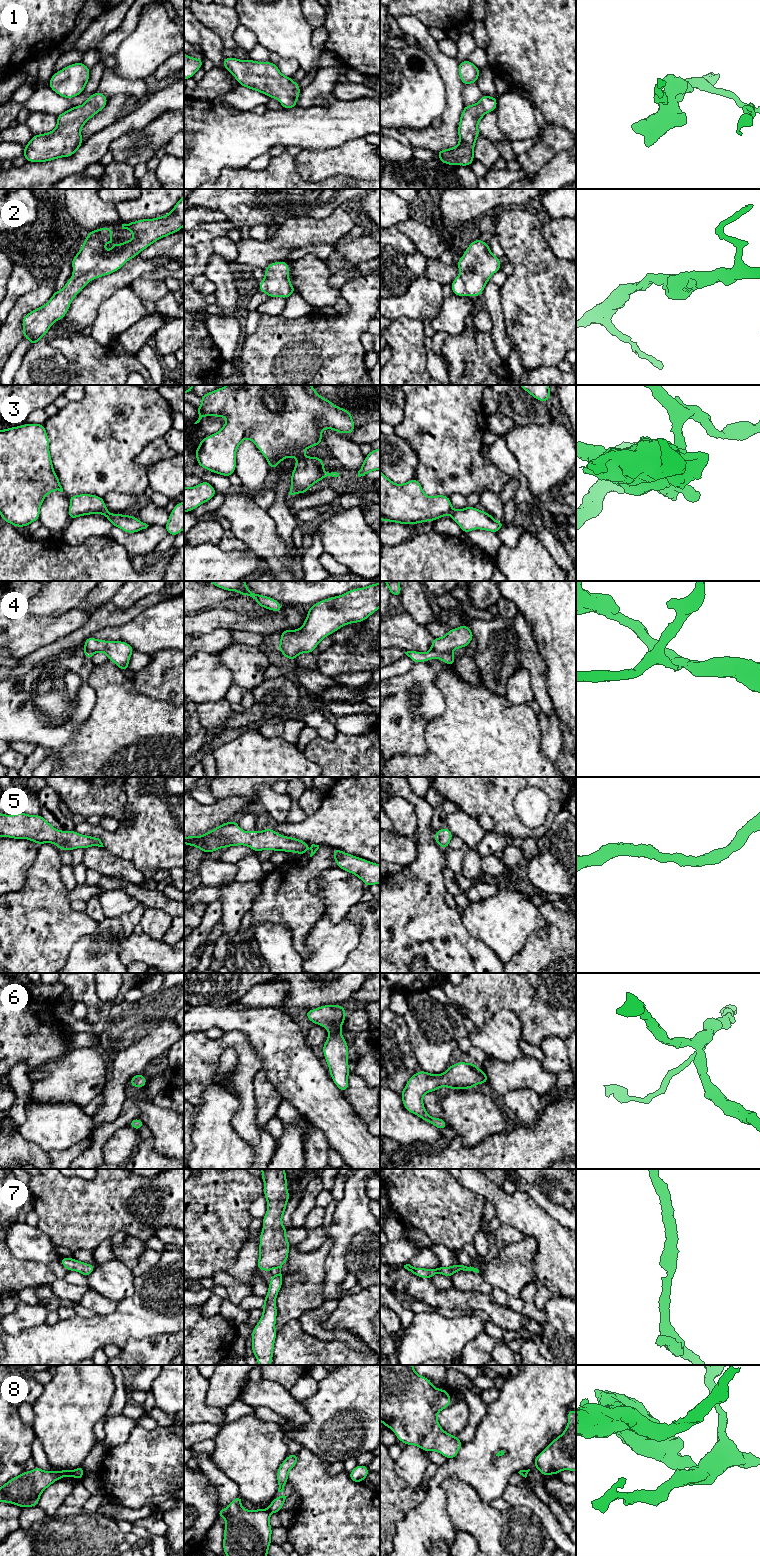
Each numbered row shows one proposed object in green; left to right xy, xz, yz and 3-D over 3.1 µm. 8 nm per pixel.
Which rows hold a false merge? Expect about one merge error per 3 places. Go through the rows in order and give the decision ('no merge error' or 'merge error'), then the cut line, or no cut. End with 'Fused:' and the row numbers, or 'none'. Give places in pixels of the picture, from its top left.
1: no merge error; cut none
2: no merge error; cut none
3: merge error; cut xz (302, 454), (298, 457)
4: merge error; cut yz (431, 649), (437, 652), (450, 653)
5: no merge error; cut none
6: no merge error; cut none
7: no merge error; cut none
8: merge error; cut xy (72, 1471), (73, 1475)
Fused: 3, 4, 8

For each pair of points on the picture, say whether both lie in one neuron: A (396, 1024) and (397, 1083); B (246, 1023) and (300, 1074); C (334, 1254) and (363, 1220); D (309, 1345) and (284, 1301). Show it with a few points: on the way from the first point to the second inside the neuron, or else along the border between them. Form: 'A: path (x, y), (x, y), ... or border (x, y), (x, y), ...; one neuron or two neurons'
A: path (396, 1039), (396, 1068); one neuron
B: path (259, 1033), (287, 1061); one neuron
C: path (341, 1245), (341, 1239), (354, 1226); one neuron
D: border (297, 1318), (290, 1319), (277, 1332); two neurons

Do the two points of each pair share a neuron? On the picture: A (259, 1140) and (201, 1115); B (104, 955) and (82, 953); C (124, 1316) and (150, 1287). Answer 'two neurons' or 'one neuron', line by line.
A: two neurons
B: one neuron
C: one neuron

